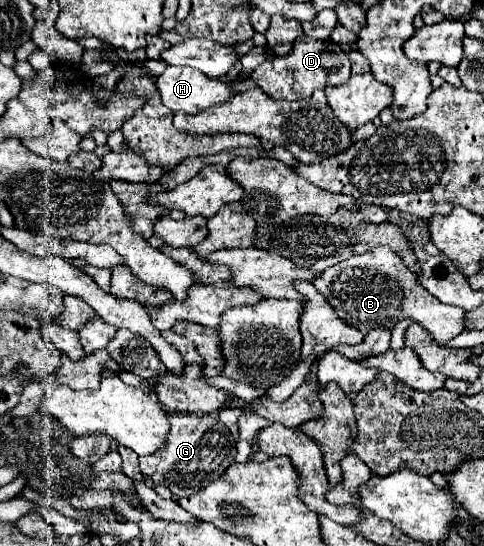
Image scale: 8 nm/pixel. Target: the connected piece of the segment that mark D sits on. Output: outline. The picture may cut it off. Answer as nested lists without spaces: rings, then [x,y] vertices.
[[[303,34],[297,38],[291,54],[265,60],[253,70],[251,80],[273,100],[305,100],[311,98],[317,88],[345,84],[349,80],[349,58],[339,44],[331,40],[313,40]]]

